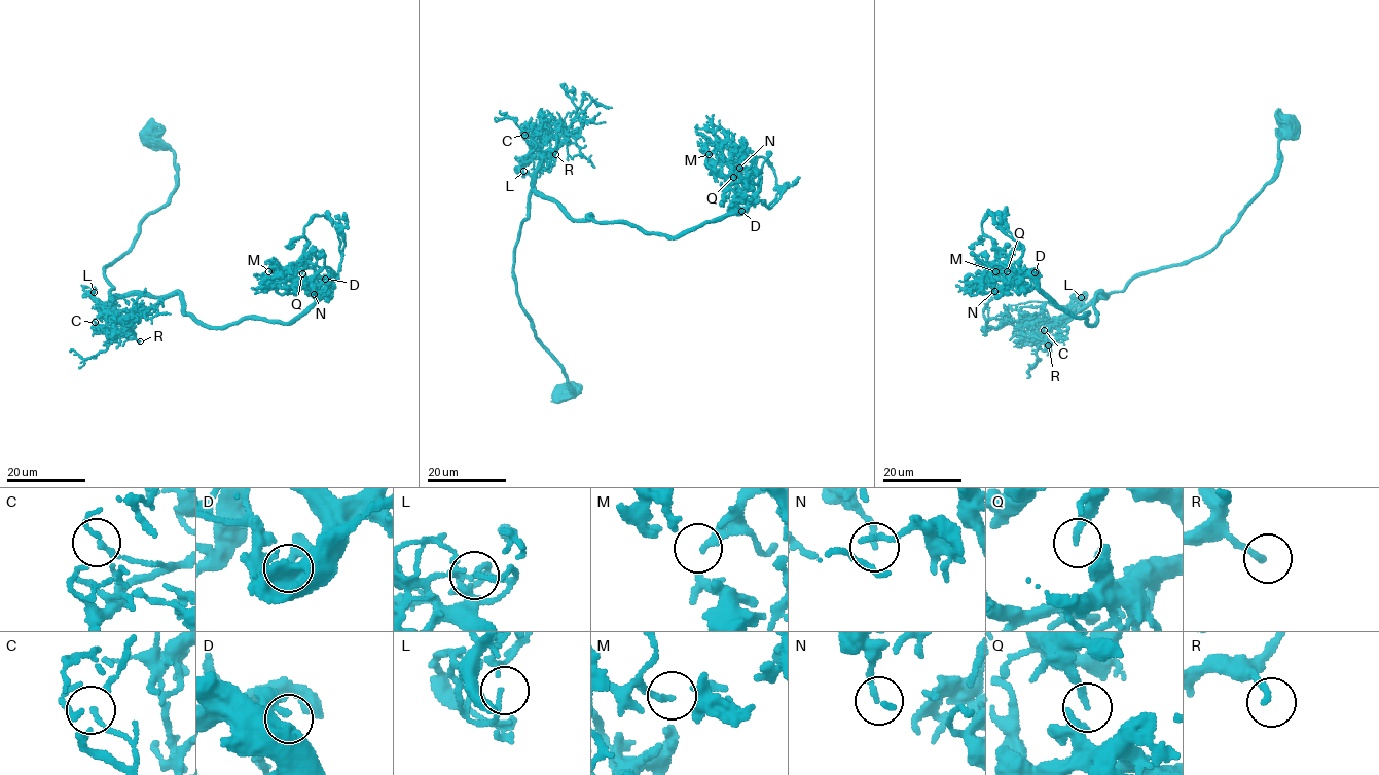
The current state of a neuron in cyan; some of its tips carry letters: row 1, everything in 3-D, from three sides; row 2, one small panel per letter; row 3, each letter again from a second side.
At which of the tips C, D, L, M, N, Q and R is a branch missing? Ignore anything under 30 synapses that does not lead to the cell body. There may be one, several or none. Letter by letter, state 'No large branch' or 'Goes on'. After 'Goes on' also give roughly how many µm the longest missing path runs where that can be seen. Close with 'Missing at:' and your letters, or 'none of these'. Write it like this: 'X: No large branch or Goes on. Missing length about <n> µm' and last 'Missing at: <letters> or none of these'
C: No large branch
D: Goes on. Missing length about 9 µm
L: No large branch
M: No large branch
N: No large branch
Q: No large branch
R: No large branch
Missing at: D

